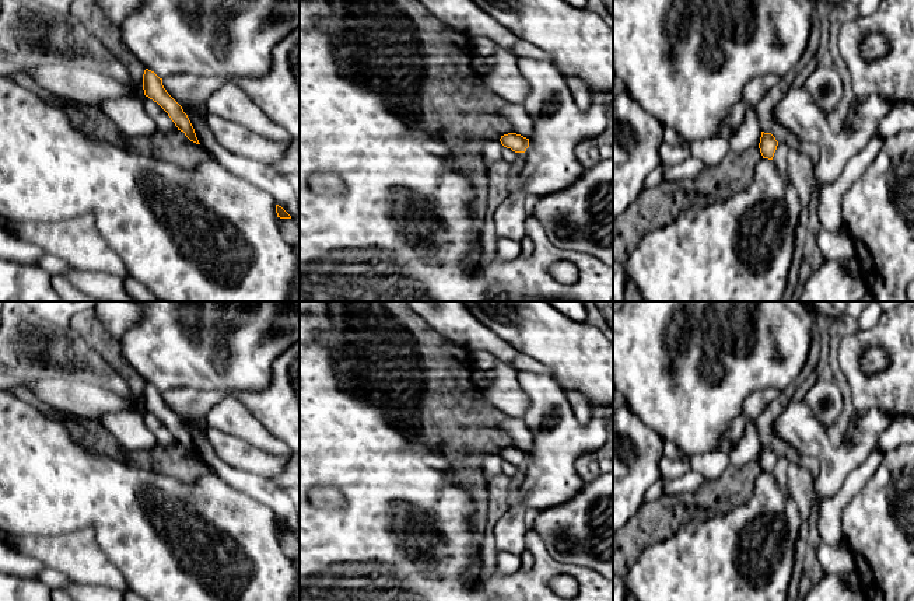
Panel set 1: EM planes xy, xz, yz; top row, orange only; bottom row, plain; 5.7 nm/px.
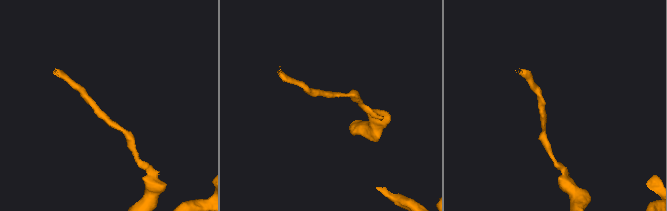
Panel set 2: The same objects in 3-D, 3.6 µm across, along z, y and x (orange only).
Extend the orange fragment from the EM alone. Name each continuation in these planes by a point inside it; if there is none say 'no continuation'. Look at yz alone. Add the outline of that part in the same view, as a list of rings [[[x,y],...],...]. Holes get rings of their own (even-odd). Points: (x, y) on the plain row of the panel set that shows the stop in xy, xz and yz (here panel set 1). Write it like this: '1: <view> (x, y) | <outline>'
no continuation

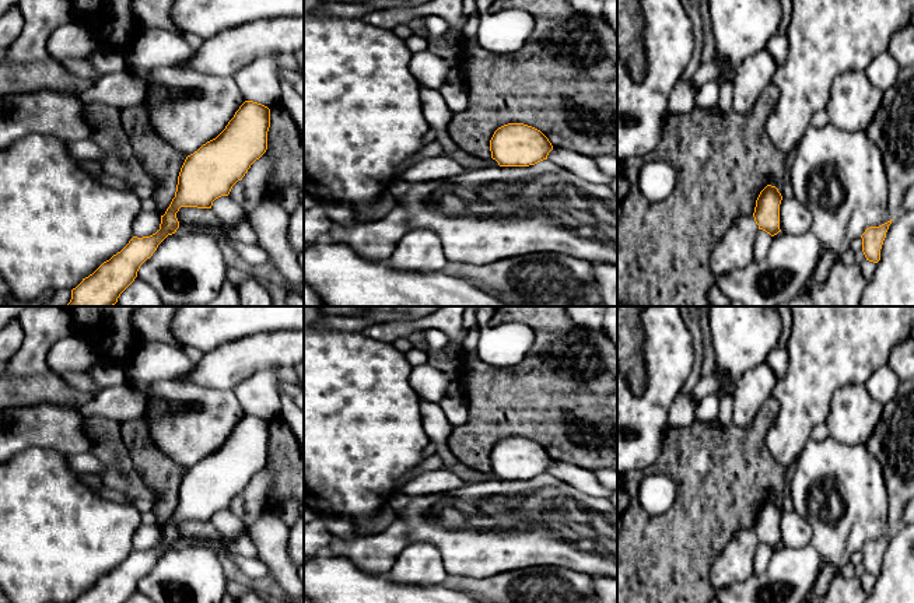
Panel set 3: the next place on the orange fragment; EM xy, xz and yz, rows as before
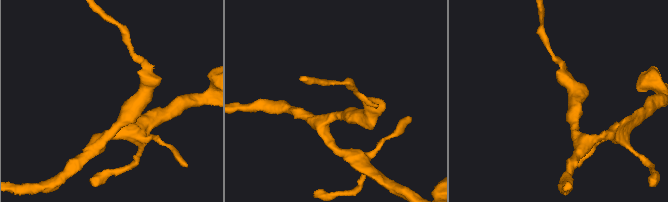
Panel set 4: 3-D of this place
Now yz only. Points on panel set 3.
no continuation

